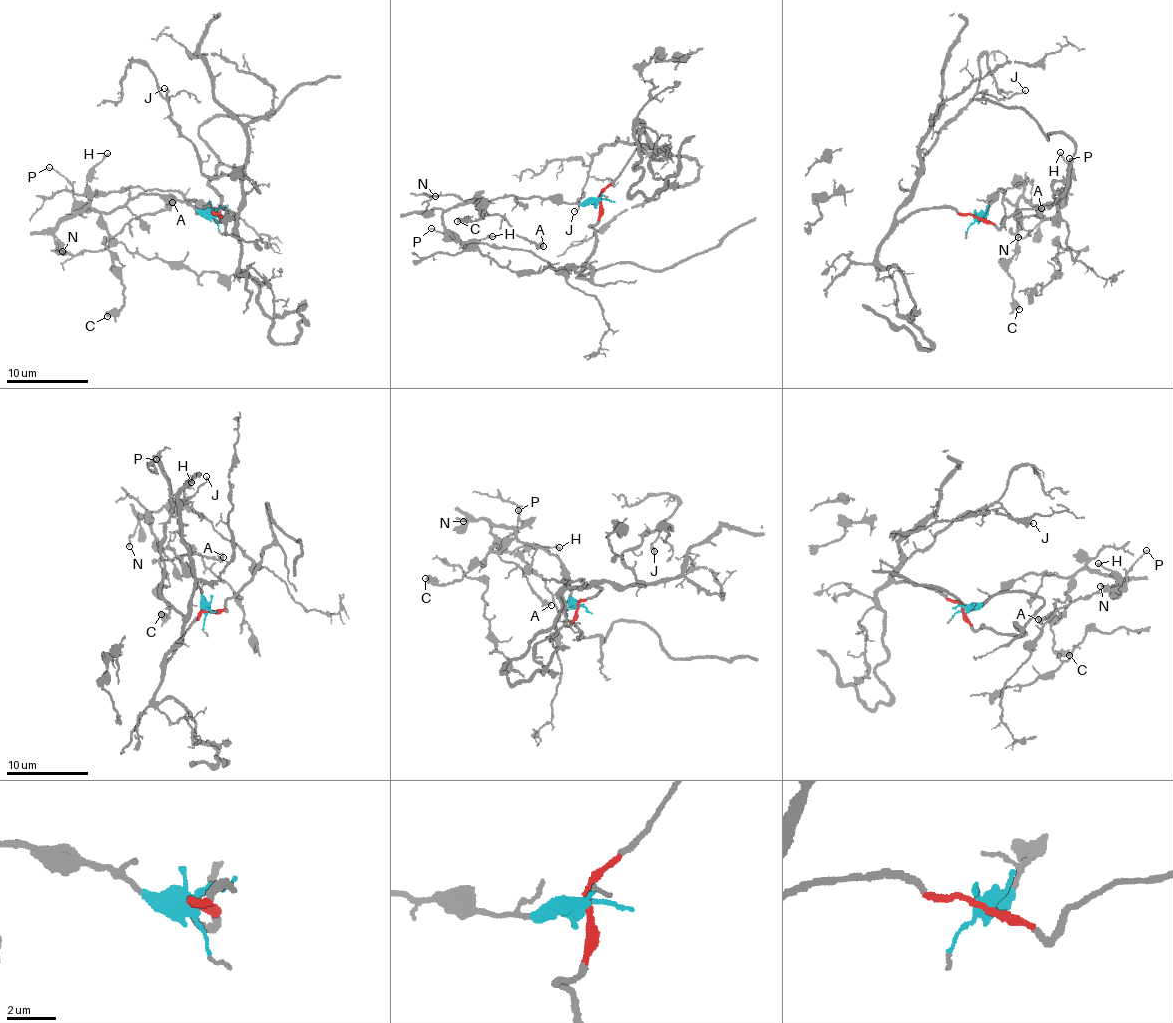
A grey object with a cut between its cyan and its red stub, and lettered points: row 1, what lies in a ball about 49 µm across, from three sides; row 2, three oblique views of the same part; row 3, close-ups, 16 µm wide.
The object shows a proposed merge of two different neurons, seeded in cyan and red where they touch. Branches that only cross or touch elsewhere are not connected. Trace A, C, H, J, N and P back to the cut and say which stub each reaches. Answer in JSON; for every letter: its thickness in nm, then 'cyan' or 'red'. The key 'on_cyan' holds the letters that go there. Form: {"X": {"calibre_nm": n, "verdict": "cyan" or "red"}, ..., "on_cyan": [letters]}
{"A": {"calibre_nm": 480, "verdict": "cyan"}, "C": {"calibre_nm": 400, "verdict": "cyan"}, "H": {"calibre_nm": 200, "verdict": "cyan"}, "J": {"calibre_nm": 130, "verdict": "red"}, "N": {"calibre_nm": 170, "verdict": "cyan"}, "P": {"calibre_nm": 110, "verdict": "cyan"}, "on_cyan": ["A", "C", "H", "N", "P"]}

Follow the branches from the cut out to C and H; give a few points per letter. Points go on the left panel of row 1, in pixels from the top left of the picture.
C: (214, 214), (139, 194), (105, 212), (106, 248), (124, 287), (123, 304), (106, 317)
H: (214, 214), (139, 194), (109, 212), (83, 207), (67, 216), (89, 200), (87, 175), (108, 154)

